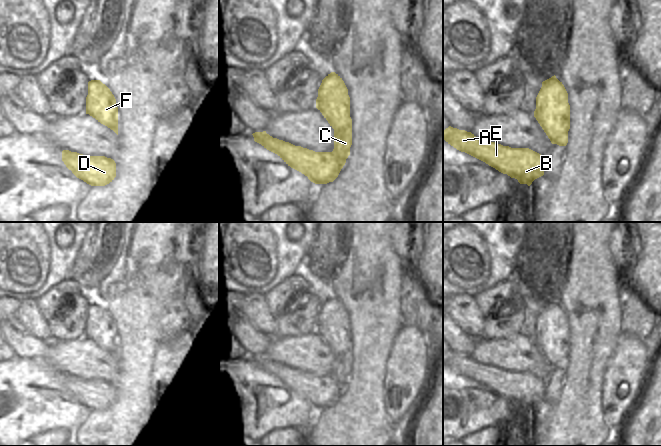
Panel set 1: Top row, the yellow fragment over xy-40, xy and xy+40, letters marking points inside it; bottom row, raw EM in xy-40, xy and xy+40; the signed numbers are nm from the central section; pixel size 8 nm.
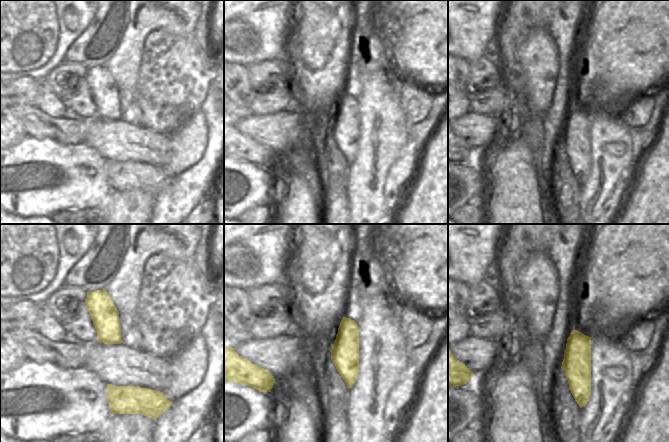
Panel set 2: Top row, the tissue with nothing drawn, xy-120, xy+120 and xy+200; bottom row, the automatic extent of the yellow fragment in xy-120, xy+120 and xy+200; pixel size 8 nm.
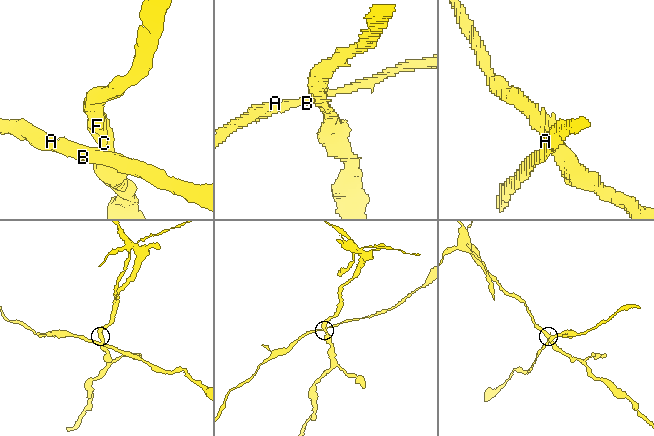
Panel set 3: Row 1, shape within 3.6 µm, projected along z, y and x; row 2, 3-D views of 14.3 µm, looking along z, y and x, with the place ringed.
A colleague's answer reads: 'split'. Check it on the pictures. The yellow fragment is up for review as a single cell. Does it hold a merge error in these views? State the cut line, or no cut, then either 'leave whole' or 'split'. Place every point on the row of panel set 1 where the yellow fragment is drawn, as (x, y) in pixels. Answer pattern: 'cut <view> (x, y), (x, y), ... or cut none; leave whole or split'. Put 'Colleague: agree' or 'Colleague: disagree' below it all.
cut xy (332, 151), (339, 159), (342, 167); split
Colleague: agree

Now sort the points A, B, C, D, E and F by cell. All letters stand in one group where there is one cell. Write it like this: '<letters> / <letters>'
A B D E / C F

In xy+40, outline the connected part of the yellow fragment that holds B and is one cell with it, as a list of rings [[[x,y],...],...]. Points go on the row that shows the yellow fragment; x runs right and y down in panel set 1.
[[[451,126],[443,130],[443,140],[457,150],[465,152],[485,162],[489,166],[503,174],[507,174],[511,178],[517,179],[520,184],[527,184],[530,186],[535,179],[544,175],[544,169],[546,167],[544,156],[529,148],[511,148],[495,142],[487,142],[477,138],[471,132],[459,130]]]

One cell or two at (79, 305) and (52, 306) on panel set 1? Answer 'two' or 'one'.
two

